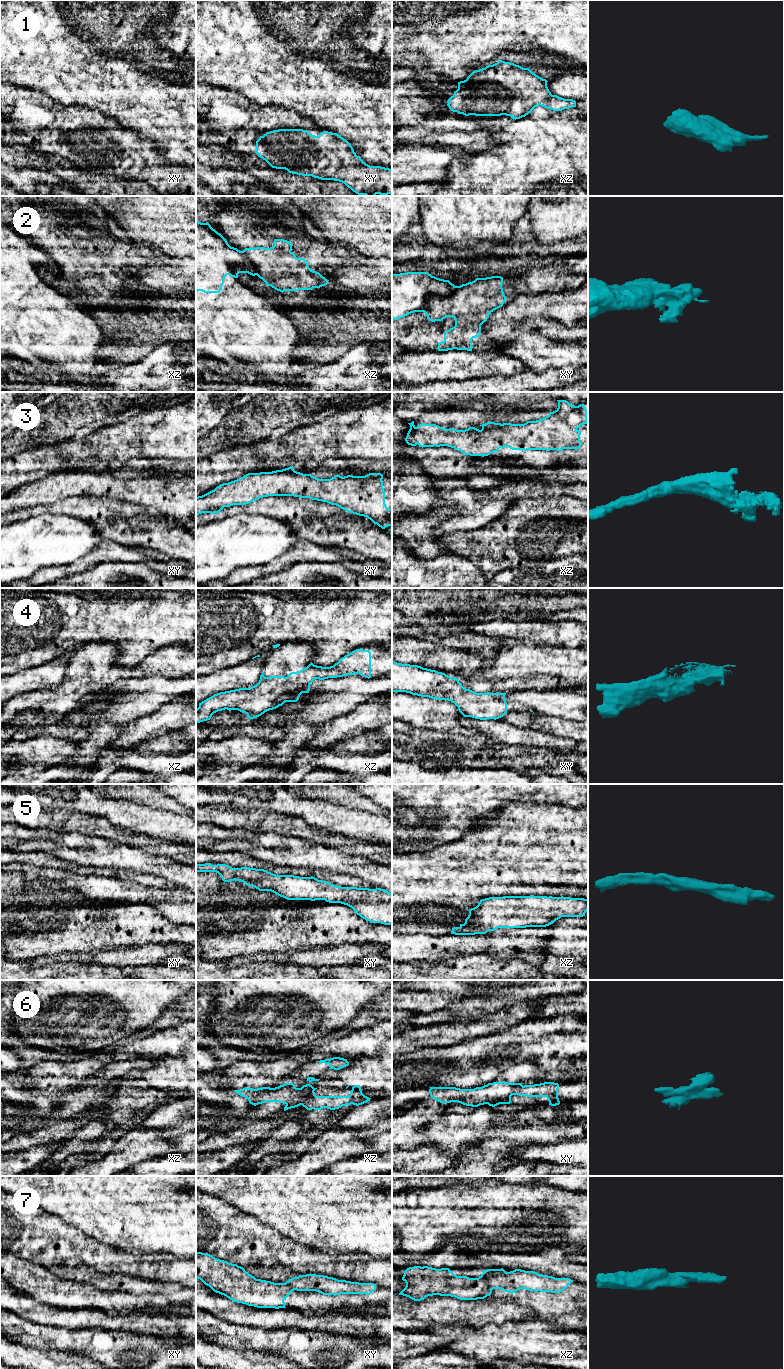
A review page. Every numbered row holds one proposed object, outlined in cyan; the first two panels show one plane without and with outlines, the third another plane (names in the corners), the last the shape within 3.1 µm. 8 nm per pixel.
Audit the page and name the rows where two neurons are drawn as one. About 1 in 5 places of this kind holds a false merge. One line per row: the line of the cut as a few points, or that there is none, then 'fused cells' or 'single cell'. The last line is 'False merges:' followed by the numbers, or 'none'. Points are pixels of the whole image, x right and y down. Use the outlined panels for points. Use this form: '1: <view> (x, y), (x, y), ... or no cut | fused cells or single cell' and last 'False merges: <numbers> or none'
1: no cut | single cell
2: xy (456, 286), (445, 296), (433, 296), (423, 311) | fused cells
3: no cut | single cell
4: no cut | single cell
5: no cut | single cell
6: xz (313, 1091), (300, 1103), (286, 1104) | fused cells
7: xz (481, 1274), (492, 1289) | fused cells
False merges: 2, 6, 7

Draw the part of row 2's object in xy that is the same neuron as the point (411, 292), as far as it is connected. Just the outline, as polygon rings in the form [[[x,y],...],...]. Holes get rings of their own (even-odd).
[[[428,272],[392,273],[392,321],[414,312],[424,312],[432,297],[446,297],[455,287],[449,280],[437,278]]]

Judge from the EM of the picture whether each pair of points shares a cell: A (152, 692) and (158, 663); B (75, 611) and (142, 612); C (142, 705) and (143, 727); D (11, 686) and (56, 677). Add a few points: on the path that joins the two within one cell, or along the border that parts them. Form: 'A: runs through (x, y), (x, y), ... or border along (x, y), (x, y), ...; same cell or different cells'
A: border along (161, 673), (132, 678); different cells
B: runs through (86, 629), (90, 633), (114, 633), (124, 629); same cell
C: border along (163, 703), (154, 711), (141, 715), (128, 723); different cells
D: runs through (22, 681), (45, 677); same cell

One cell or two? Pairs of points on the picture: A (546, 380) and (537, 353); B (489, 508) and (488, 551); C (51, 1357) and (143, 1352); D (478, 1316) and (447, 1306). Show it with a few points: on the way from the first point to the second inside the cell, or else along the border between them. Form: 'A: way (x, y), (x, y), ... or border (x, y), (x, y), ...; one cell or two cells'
A: border (528, 368), (536, 372), (549, 369); two cells
B: border (507, 508), (493, 520), (467, 532); two cells
C: border (38, 1348), (56, 1349), (61, 1352); two cells
D: way (470, 1313), (455, 1312); one cell

